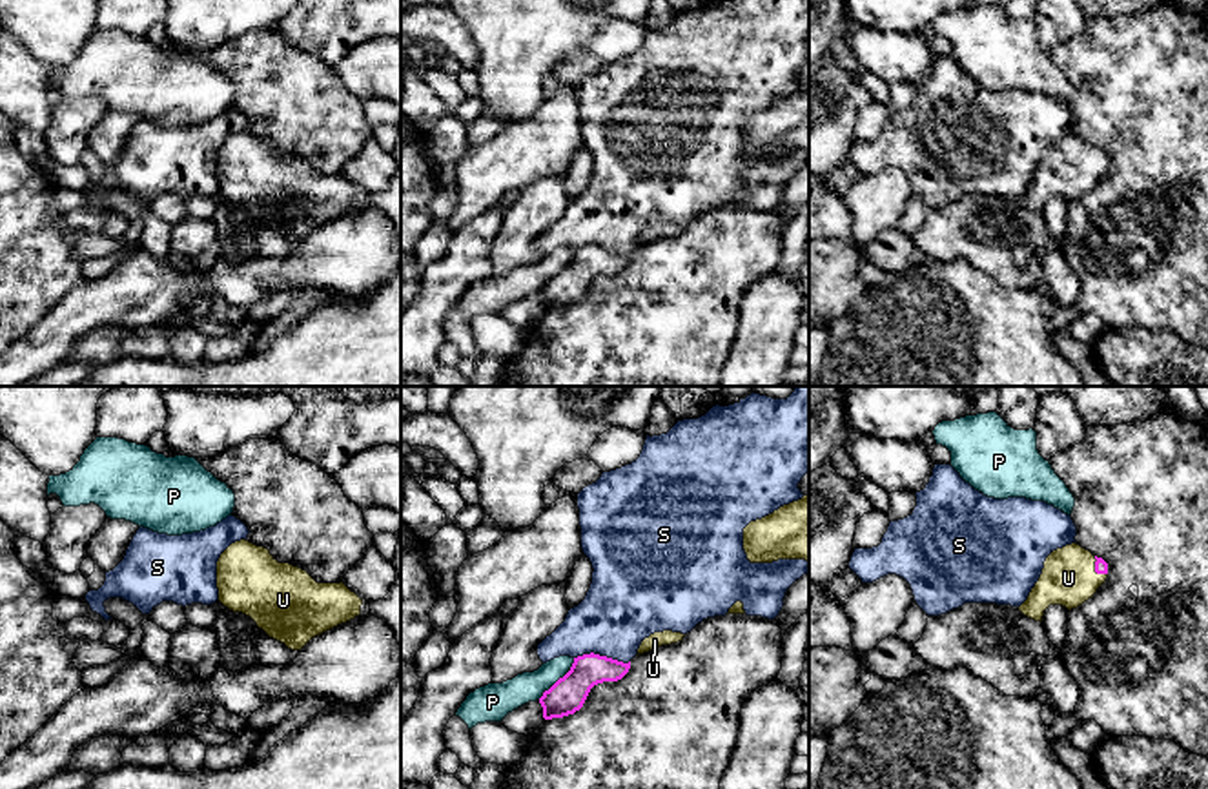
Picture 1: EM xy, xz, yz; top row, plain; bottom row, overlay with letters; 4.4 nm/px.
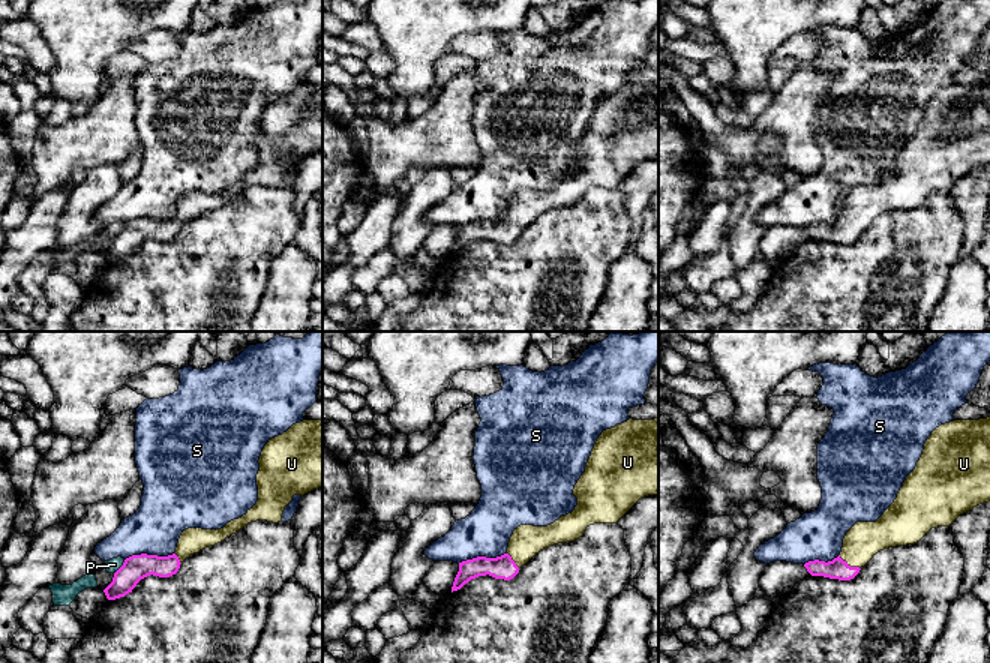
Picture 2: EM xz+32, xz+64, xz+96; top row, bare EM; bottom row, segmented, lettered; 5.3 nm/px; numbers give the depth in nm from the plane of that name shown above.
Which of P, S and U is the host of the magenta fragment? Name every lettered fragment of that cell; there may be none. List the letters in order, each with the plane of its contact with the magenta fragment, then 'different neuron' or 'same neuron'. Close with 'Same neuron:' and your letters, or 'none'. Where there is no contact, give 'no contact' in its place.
P: xz | different neuron
S: xz | different neuron
U: yz | same neuron
Same neuron: U

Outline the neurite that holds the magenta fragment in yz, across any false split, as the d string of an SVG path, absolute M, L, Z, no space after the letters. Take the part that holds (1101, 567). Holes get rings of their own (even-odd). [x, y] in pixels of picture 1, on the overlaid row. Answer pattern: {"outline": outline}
{"outline": "M1077 543L1066 545L1046 558L1039 581L1019 610L1035 621L1042 621L1049 605L1077 609L1093 598L1106 578L1108 563L1102 558Z"}

